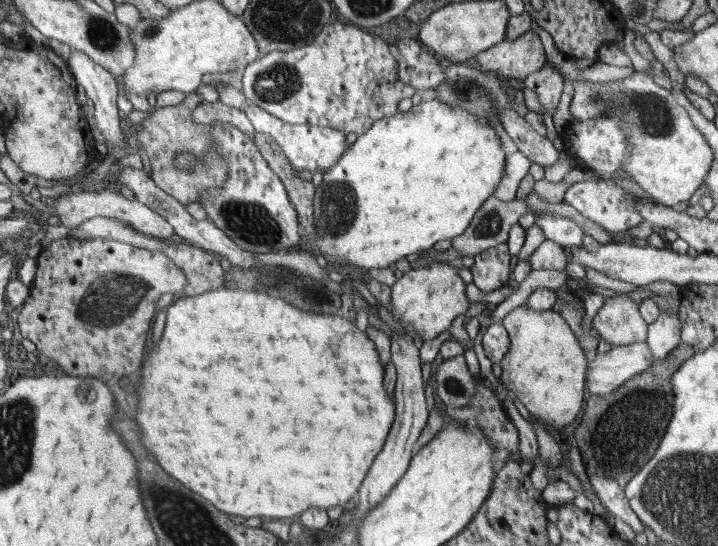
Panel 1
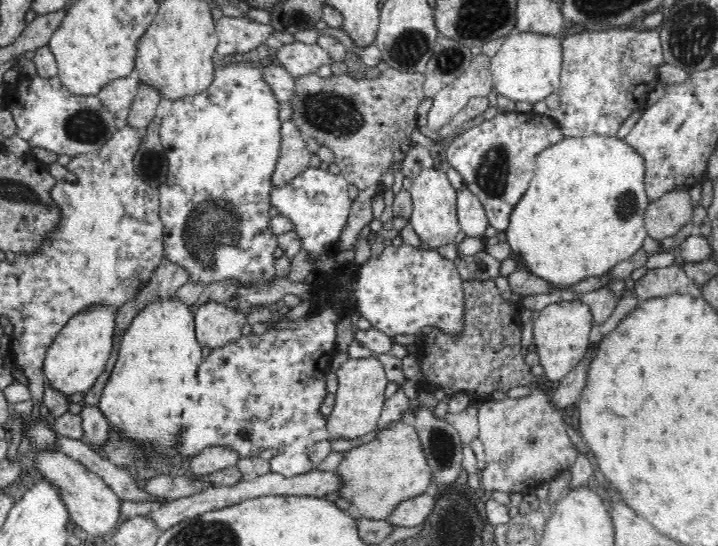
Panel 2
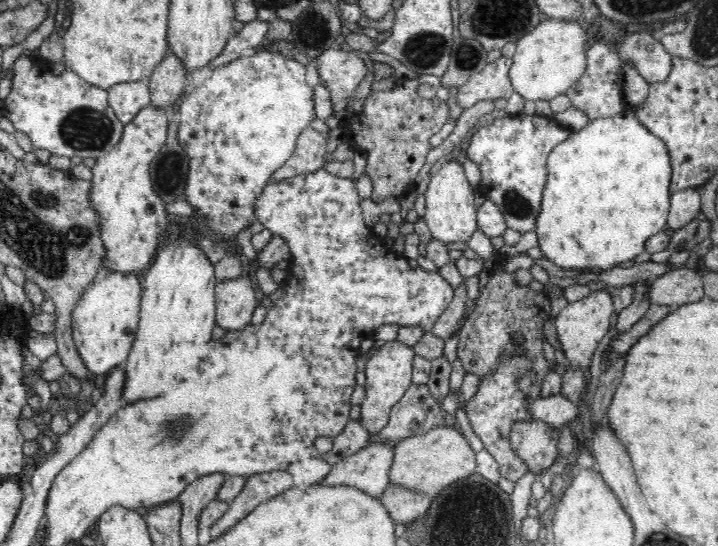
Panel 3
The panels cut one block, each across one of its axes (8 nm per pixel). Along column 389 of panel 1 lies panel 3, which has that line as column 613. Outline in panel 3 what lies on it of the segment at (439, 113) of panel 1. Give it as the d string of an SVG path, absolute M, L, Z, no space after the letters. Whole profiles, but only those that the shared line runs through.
M618 115L589 121L549 152L547 180L541 196L540 212L536 217L538 248L550 262L564 270L600 268L606 271L631 262L645 251L645 243L654 234L667 228L670 177L667 148L658 136L645 130L637 118Z

